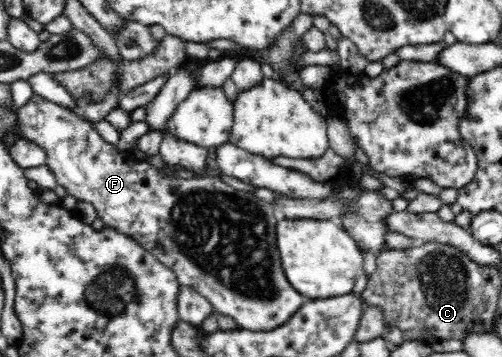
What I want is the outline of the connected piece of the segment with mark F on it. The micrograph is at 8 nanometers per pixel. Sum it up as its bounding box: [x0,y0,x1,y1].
[17,95,305,330]

